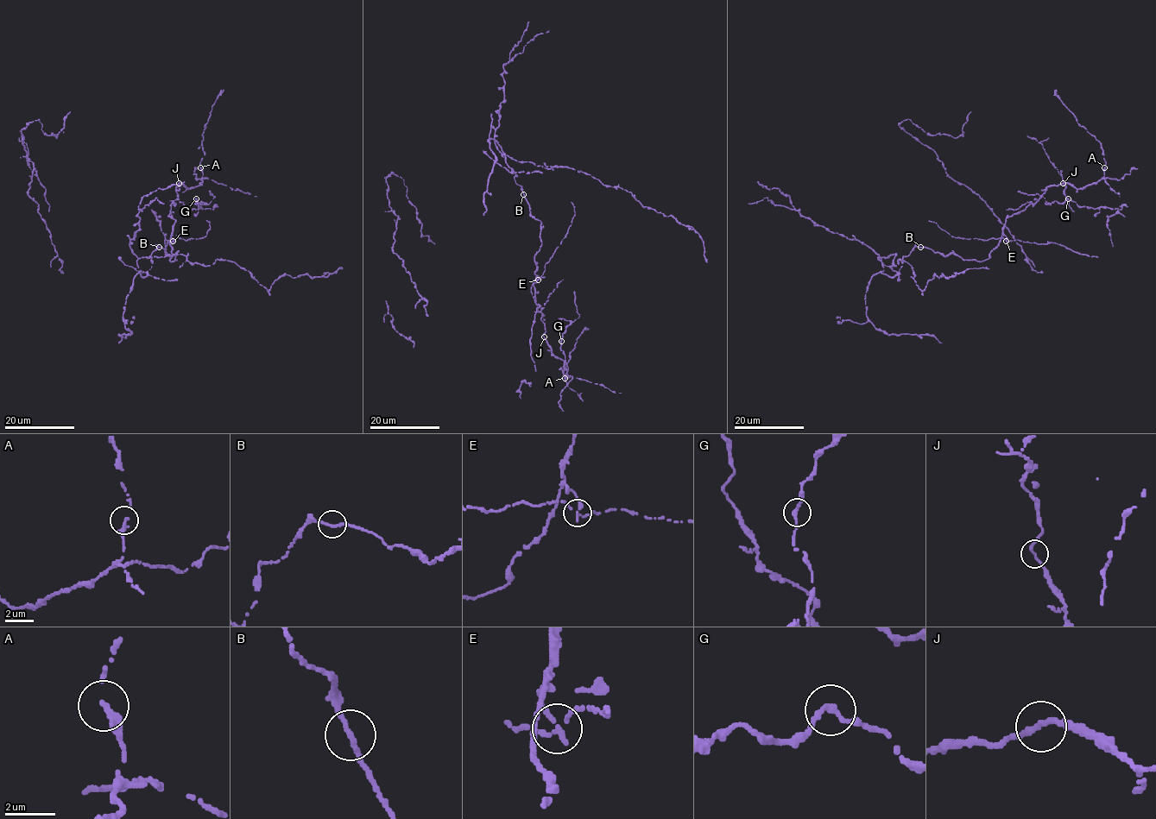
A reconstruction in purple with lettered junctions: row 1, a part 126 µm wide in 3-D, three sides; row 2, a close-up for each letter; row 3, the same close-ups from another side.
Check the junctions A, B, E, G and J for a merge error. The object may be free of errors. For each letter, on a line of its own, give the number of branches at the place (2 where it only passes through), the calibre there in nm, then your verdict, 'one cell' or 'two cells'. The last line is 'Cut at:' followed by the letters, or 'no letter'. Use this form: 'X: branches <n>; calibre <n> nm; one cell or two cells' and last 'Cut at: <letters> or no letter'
A: branches 2; calibre 240 nm; one cell
B: branches 2; calibre 220 nm; one cell
E: branches 2; calibre 240 nm; two cells
G: branches 2; calibre 240 nm; one cell
J: branches 2; calibre 220 nm; one cell
Cut at: E

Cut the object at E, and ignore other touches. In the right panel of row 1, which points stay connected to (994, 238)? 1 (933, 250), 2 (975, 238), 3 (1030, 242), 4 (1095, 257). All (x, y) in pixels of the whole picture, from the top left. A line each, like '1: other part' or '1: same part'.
1: other part
2: same part
3: same part
4: same part

